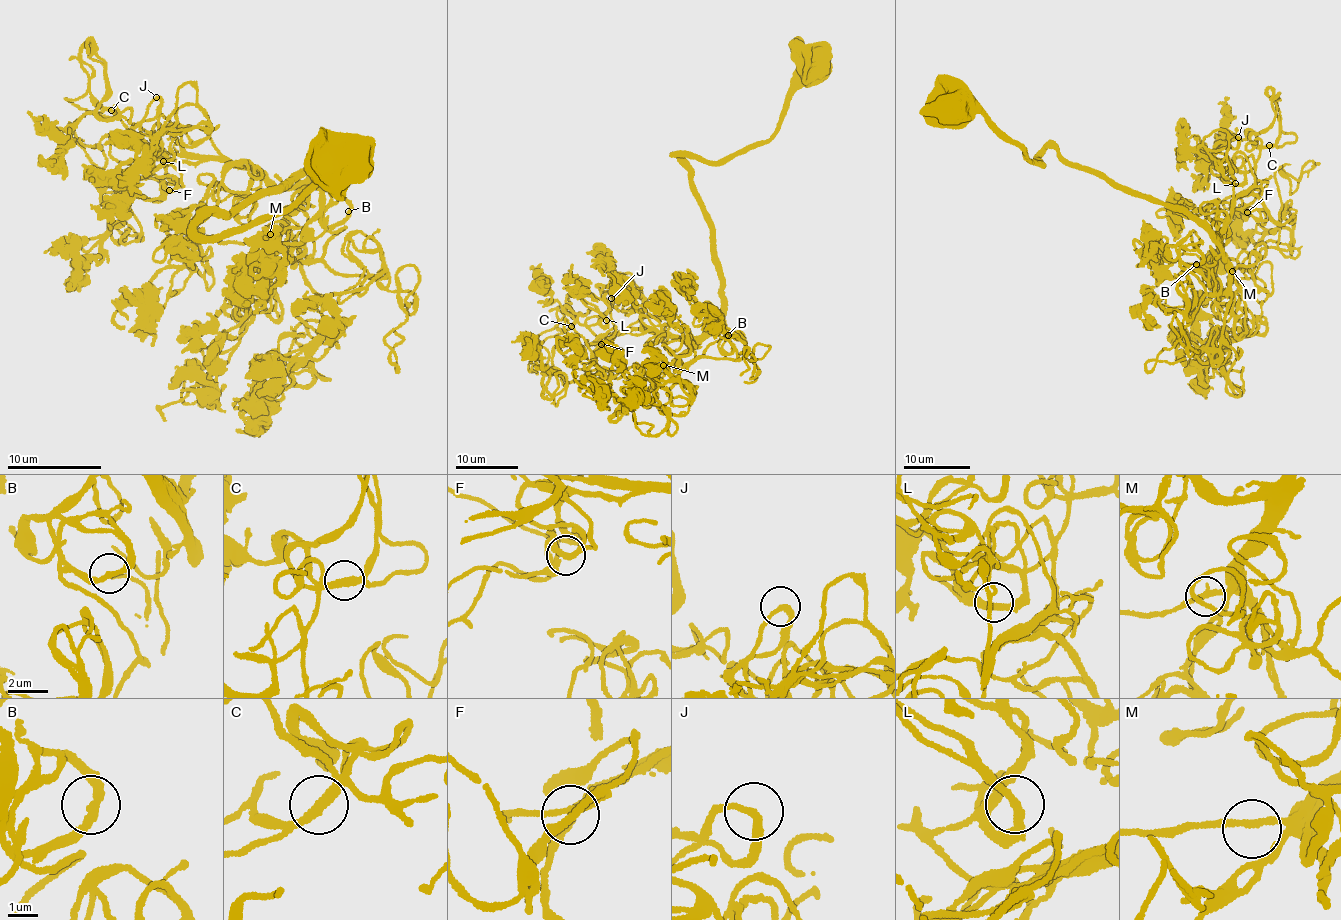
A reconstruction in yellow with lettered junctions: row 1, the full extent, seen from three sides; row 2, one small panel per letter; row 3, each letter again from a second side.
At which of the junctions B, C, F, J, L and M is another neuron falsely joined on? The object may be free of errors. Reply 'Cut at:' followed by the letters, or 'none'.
Cut at: none

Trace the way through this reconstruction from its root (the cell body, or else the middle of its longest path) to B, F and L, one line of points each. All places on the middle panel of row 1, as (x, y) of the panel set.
B: (815, 68), (769, 139), (713, 162), (675, 155), (721, 285), (720, 318), (691, 340), (692, 362), (727, 334)
F: (815, 68), (769, 139), (675, 155), (719, 318), (601, 343)
L: (815, 68), (769, 139), (713, 162), (675, 155), (709, 229), (719, 318), (689, 338), (596, 336), (606, 320)

